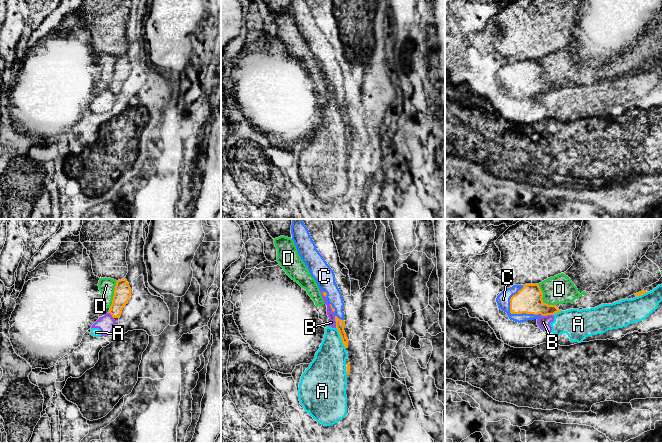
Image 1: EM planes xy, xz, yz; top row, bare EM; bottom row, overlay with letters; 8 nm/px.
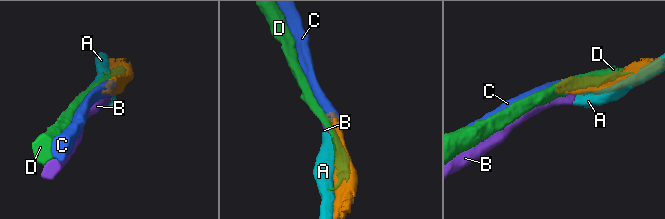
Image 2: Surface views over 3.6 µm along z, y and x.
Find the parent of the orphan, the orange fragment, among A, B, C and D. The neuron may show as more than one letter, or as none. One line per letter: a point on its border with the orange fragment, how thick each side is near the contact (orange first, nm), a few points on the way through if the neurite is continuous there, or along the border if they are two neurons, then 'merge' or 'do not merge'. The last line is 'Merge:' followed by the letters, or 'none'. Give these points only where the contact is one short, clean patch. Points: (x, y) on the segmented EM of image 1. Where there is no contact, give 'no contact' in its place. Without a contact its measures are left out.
A: xz (341, 338) | 70/280 nm | do not merge
B: xz (336, 322) | 70/70 nm | along xz (334, 316), (336, 327) | do not merge
C: yz (519, 313) | 220/110 nm | across yz (528, 300), (519, 313), (511, 313), (503, 299) | merge
D: yz (541, 298) | 220/220 nm | do not merge
Merge: C

